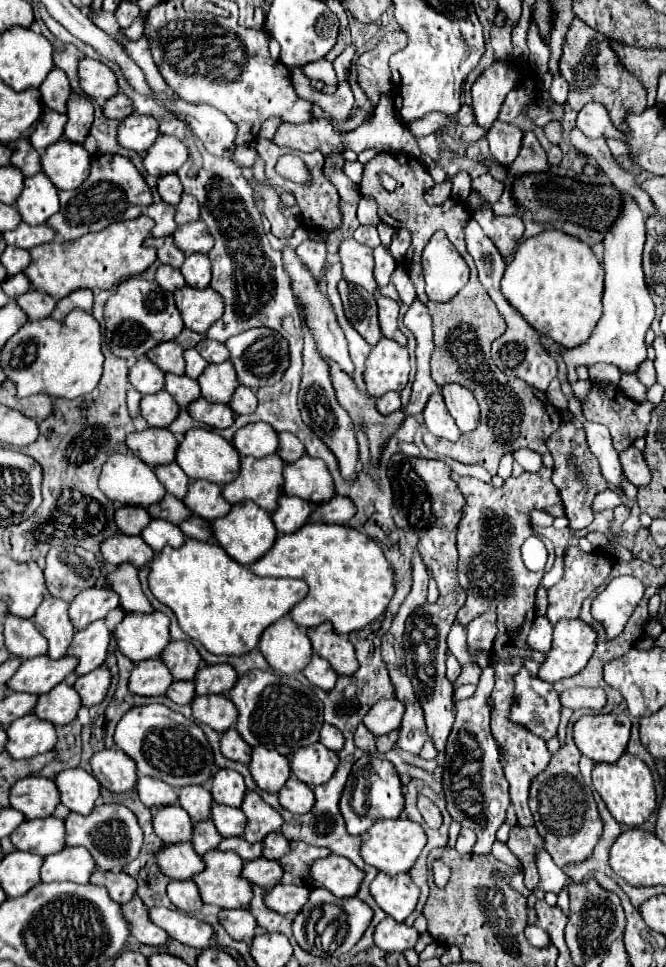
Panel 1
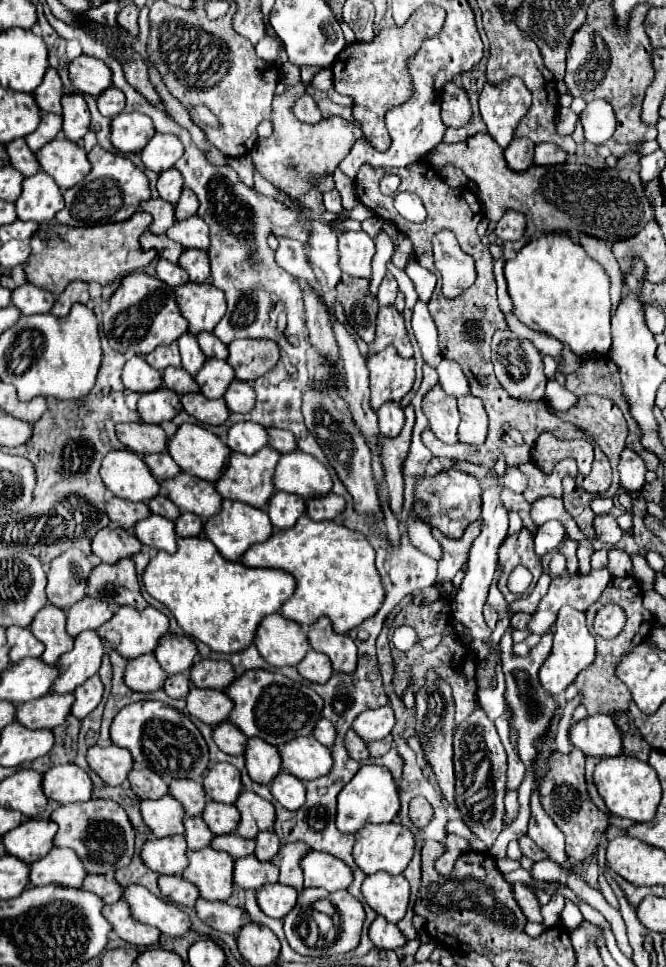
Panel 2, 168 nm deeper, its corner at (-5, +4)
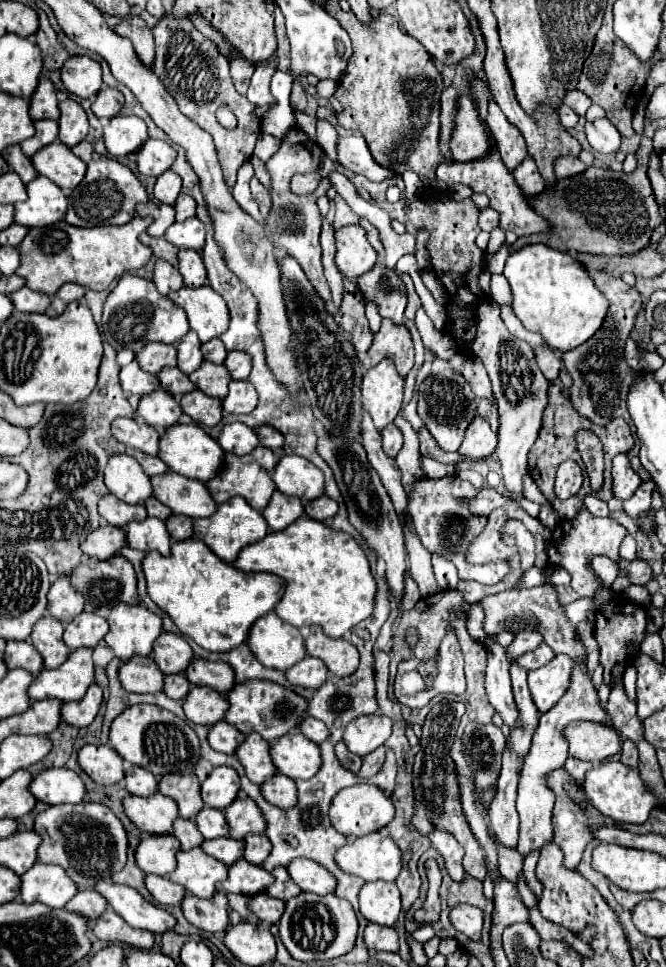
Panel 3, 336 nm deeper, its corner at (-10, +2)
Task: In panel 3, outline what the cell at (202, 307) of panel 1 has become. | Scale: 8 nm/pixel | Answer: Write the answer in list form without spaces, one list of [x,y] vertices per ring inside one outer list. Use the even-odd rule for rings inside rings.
[[[208,285],[196,289],[182,287],[174,293],[168,293],[168,299],[186,311],[190,329],[196,331],[202,343],[220,337],[228,329],[226,301]]]

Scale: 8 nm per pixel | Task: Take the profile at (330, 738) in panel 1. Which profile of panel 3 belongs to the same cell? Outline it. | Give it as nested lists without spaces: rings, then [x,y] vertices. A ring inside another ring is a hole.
[[[306,717],[306,721],[302,721],[300,733],[302,733],[304,737],[308,737],[310,741],[314,741],[314,743],[322,743],[322,741],[328,737],[326,725],[324,725],[322,721],[314,719],[314,717]]]

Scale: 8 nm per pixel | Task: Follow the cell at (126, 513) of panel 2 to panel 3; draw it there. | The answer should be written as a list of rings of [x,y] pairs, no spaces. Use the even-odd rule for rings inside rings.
[[[112,493],[104,495],[98,503],[98,513],[102,519],[106,519],[114,527],[126,527],[130,521],[144,521],[148,517],[144,505],[128,505],[124,501],[118,501]]]

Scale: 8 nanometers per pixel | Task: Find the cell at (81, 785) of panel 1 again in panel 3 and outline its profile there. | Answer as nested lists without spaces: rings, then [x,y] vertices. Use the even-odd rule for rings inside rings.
[[[62,767],[62,769],[46,769],[42,773],[38,773],[28,791],[42,803],[48,805],[62,805],[62,803],[80,803],[84,799],[84,783],[82,779]]]

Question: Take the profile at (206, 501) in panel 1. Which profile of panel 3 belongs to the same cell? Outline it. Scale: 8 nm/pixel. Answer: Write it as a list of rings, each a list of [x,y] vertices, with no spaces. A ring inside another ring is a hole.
[[[172,471],[154,475],[150,481],[154,487],[154,497],[170,507],[174,515],[198,519],[210,517],[216,511],[216,503],[212,501],[206,485],[200,481],[182,477]]]

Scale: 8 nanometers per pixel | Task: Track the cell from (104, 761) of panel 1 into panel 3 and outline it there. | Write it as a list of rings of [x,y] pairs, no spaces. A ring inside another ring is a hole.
[[[84,745],[78,753],[78,765],[98,785],[114,785],[124,779],[122,757],[110,745]]]

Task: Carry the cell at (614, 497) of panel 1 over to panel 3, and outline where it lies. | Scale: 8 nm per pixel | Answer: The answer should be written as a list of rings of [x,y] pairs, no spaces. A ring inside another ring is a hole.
[[[586,495],[586,497],[584,497],[584,505],[586,505],[586,509],[588,509],[592,515],[596,515],[596,517],[606,517],[606,515],[610,515],[608,505],[606,505],[602,499],[594,497],[594,495]]]

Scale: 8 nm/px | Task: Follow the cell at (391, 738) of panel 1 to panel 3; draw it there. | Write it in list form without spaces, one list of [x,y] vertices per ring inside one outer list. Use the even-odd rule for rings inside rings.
[[[386,747],[376,749],[372,755],[364,757],[364,759],[362,759],[362,767],[360,767],[360,771],[358,771],[358,777],[360,777],[360,779],[368,779],[368,777],[376,775],[376,773],[382,769],[382,765],[384,765],[384,753],[386,753]]]

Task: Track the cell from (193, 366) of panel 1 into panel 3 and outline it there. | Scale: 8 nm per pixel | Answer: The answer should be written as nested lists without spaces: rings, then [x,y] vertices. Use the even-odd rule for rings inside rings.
[[[192,329],[180,339],[176,349],[178,349],[178,369],[182,373],[190,375],[192,371],[196,371],[202,365],[204,357],[202,357],[202,351],[200,351],[200,341],[198,341],[198,335]]]

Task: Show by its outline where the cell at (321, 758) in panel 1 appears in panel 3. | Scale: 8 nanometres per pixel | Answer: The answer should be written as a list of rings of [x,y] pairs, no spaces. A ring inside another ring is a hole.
[[[288,733],[270,745],[270,757],[278,773],[290,779],[310,779],[320,769],[320,749],[302,733]]]

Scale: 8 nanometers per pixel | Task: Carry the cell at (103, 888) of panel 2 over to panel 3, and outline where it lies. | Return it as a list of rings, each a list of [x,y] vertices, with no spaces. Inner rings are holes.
[[[88,889],[88,891],[80,891],[76,893],[68,903],[66,903],[66,911],[72,911],[72,913],[82,913],[82,917],[86,917],[86,921],[94,923],[104,911],[106,911],[106,899]]]

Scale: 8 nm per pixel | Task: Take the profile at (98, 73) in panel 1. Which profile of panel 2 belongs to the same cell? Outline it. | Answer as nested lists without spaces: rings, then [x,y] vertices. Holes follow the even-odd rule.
[[[81,55],[69,65],[69,79],[83,95],[101,95],[101,91],[111,87],[111,75],[111,69],[101,59],[89,55]]]

